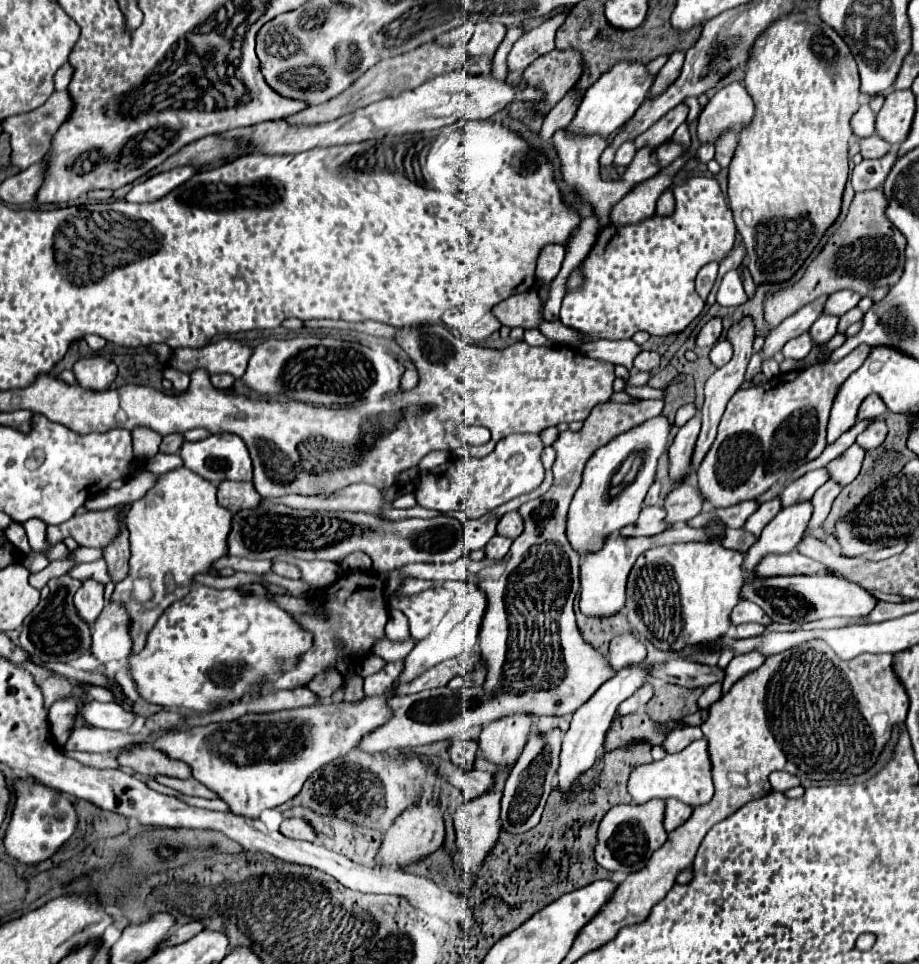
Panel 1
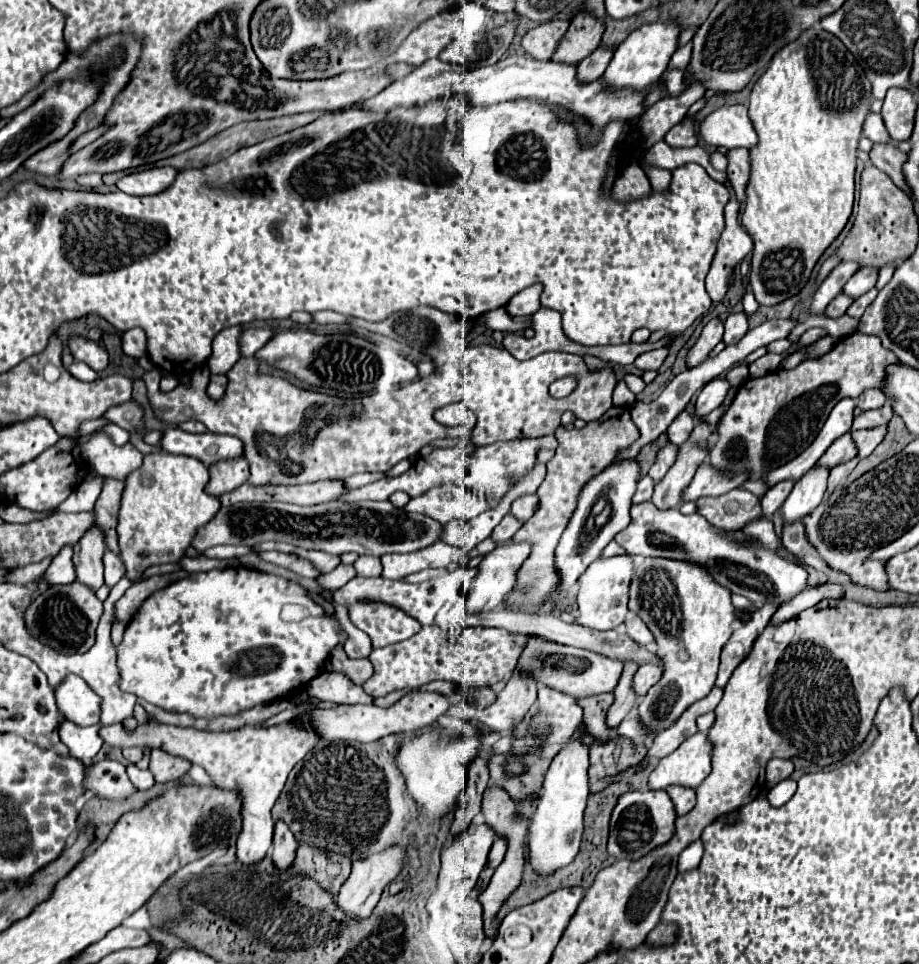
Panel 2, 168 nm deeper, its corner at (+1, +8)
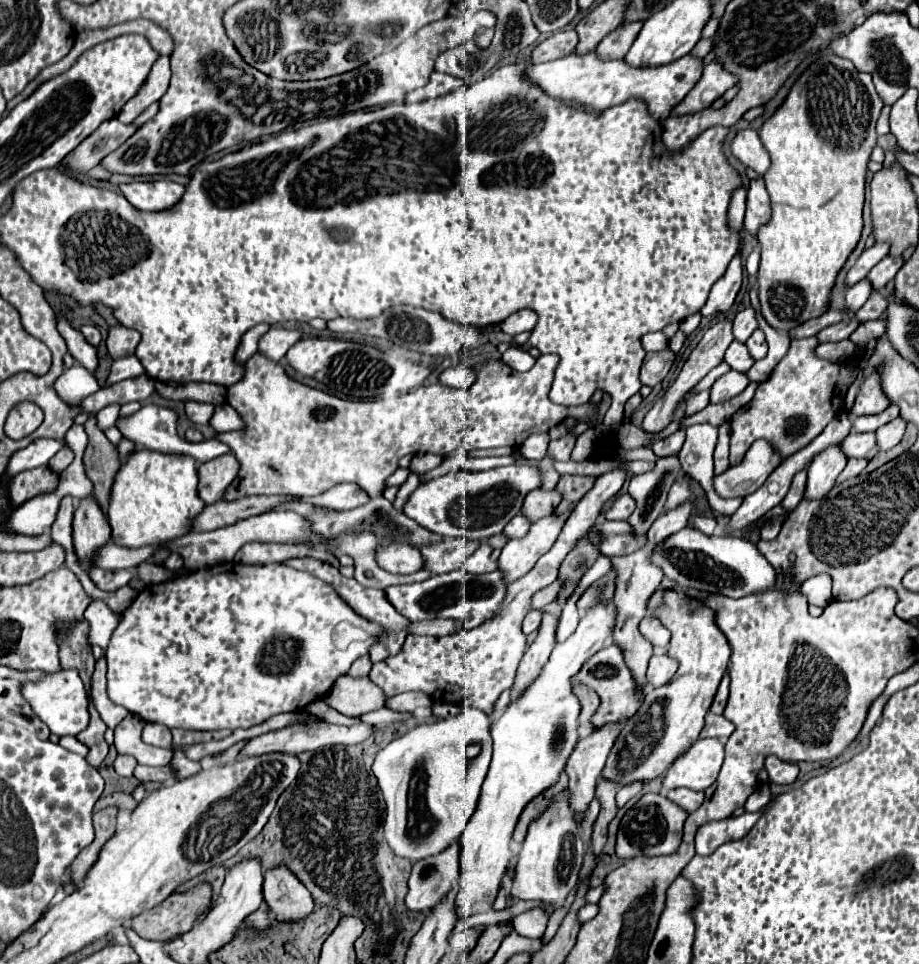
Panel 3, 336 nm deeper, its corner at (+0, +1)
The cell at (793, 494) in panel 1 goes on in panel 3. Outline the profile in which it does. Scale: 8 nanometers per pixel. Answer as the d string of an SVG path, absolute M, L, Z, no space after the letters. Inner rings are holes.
M849 433L849 437L843 441L843 451L847 457L873 459L879 451L875 433Z

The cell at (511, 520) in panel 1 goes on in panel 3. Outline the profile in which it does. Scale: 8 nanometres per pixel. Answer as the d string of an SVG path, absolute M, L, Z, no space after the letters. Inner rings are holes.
M535 489L525 497L521 513L527 515L527 519L531 519L531 523L533 523L545 515L551 515L559 503L561 503L561 493L557 489L551 489L551 491Z

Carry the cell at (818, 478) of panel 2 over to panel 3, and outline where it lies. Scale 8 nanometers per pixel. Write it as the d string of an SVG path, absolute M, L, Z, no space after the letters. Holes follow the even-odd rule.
M841 443L829 445L821 453L817 453L809 465L809 477L807 477L807 499L819 499L829 493L829 489L835 485L837 475L845 469L847 455L841 449Z

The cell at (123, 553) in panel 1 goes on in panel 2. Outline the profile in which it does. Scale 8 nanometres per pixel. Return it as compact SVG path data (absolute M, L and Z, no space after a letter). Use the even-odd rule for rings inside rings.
M106 478L102 494L94 506L94 514L96 514L96 526L104 532L104 540L106 540L106 548L114 554L120 554L120 546L118 546L118 534L116 534L116 526L118 526L118 510L120 510L120 500L122 500L122 492L124 492L124 484L112 478Z

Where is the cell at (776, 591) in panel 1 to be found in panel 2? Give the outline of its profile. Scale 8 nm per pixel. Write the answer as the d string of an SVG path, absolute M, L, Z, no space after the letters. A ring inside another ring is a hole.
M642 502L630 510L632 522L626 530L616 534L616 542L634 556L664 556L682 558L706 566L714 580L726 586L730 592L746 596L758 608L764 604L788 604L796 594L810 588L808 570L800 564L780 558L774 550L746 550L746 546L734 546L726 542L718 528L714 528L704 516L684 516L678 508L658 510L652 502Z

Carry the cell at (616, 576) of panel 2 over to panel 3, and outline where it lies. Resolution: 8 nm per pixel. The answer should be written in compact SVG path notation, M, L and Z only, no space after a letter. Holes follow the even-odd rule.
M595 605L579 621L577 631L563 643L557 643L549 661L543 665L537 679L513 699L503 715L491 725L493 761L483 783L483 797L475 817L471 817L465 833L461 835L461 875L457 881L455 913L465 919L477 903L495 903L501 881L513 863L509 849L511 835L519 815L537 795L547 791L559 781L569 755L579 741L579 713L581 703L573 695L571 677L579 673L583 663L595 655L611 637L615 625L613 605Z

